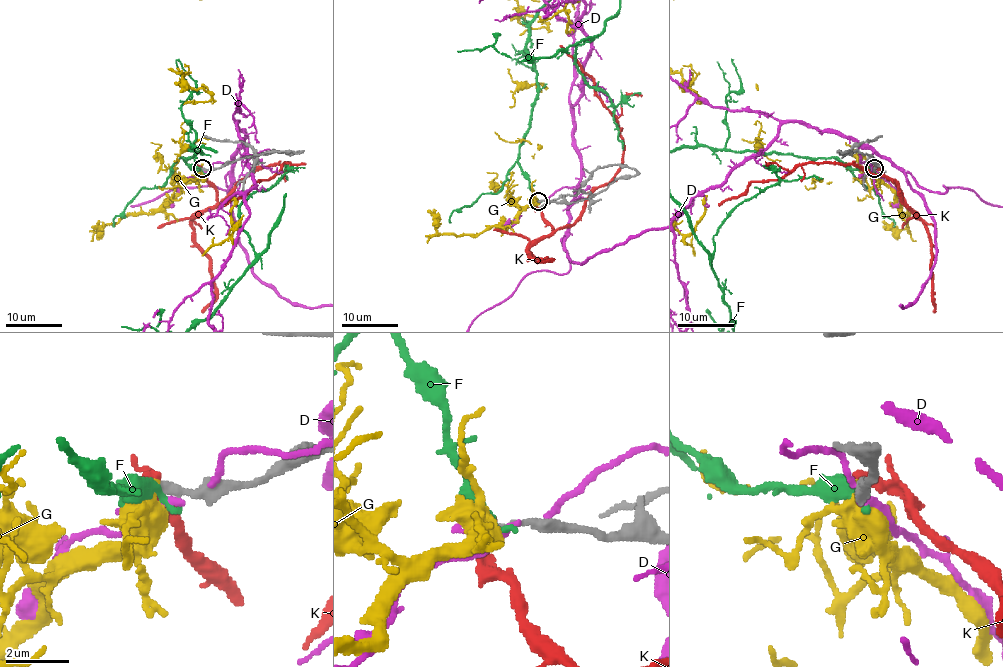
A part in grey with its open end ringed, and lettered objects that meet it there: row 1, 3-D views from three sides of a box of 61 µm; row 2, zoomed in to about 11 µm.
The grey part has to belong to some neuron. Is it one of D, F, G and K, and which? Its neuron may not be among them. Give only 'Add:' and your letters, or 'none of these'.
Add: none of these

